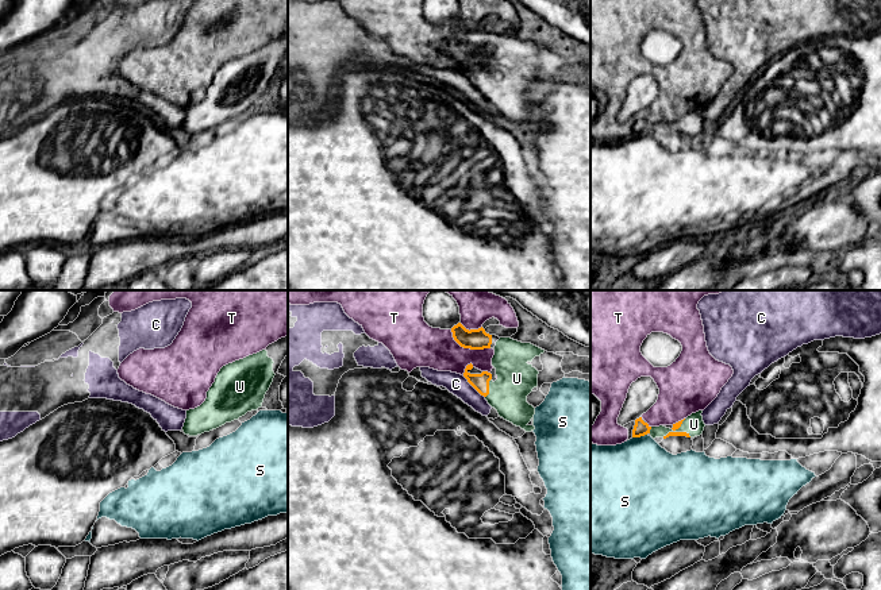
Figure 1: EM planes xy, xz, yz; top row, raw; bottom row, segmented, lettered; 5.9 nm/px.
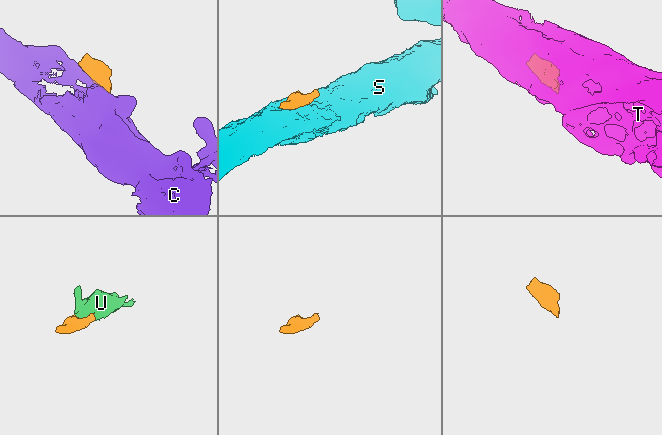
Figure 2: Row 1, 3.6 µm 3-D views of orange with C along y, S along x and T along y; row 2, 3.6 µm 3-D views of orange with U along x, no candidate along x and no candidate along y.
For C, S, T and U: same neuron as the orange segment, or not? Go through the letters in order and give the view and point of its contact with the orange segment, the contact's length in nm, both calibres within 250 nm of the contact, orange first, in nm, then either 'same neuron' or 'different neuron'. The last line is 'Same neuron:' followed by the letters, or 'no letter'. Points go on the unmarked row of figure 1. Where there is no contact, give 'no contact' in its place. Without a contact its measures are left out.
C: contact xz (473, 84); length 190 nm; calibres 100 and 120 nm; different neuron
S: contact yz (639, 134); length 90 nm; calibres 90 and 460 nm; different neuron
T: contact xz (468, 45); length 260 nm; calibres 130 and 240 nm; different neuron
U: contact xz (488, 85); length 120 nm; calibres 100 and 220 nm; same neuron
Same neuron: U

